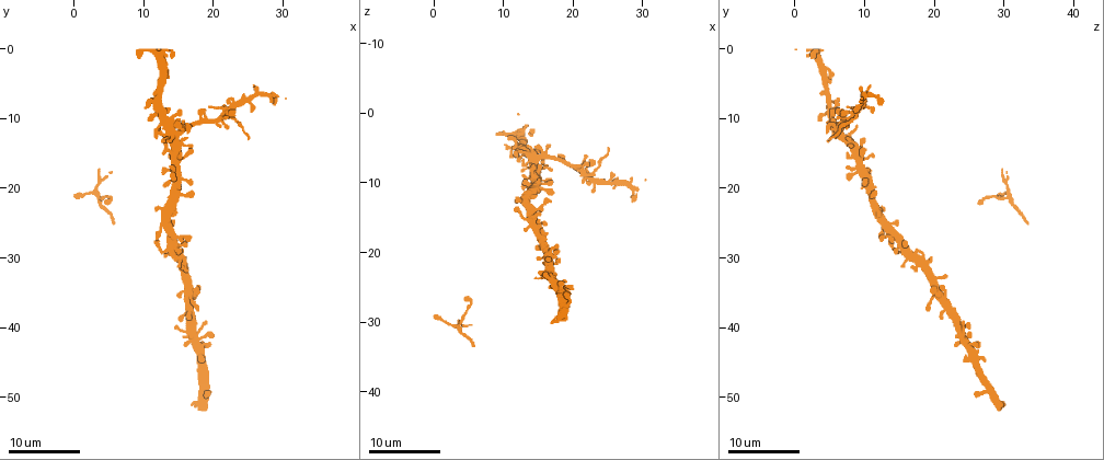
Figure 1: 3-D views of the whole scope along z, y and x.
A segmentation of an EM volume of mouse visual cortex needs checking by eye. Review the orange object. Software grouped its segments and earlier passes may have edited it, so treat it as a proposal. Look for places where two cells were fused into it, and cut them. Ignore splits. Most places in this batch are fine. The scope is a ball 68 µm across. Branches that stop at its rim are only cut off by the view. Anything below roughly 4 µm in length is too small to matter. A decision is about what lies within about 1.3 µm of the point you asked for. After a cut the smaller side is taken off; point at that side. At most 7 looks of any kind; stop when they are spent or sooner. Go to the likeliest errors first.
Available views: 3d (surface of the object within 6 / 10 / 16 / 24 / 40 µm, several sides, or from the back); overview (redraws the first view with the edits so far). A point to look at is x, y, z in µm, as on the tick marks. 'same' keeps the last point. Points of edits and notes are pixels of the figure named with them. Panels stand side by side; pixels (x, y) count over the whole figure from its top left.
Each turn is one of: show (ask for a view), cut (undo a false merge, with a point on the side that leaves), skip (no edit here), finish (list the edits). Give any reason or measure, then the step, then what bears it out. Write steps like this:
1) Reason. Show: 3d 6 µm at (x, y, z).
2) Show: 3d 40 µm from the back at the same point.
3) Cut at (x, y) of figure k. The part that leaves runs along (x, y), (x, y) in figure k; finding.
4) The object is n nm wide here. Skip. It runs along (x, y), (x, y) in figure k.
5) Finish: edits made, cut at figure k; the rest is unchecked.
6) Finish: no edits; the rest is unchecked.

Thin arm on a thick one. Show: 3d 24 µm at (22.0, 9.5, 8.5).

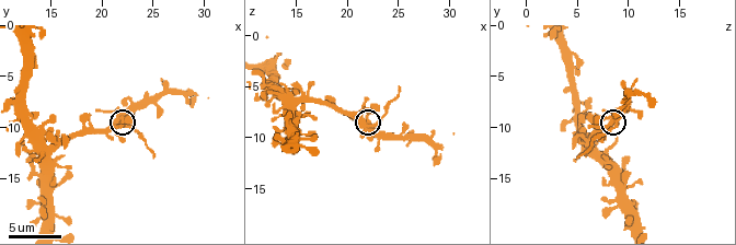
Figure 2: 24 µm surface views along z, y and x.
Show: 3d 6 µm at (22.2, 9.4, 8.8).

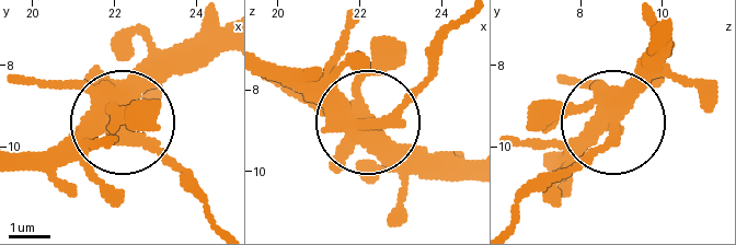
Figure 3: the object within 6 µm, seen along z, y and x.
Show: 3d 6 µm from the back at (22.25, 9.40, 8.90).

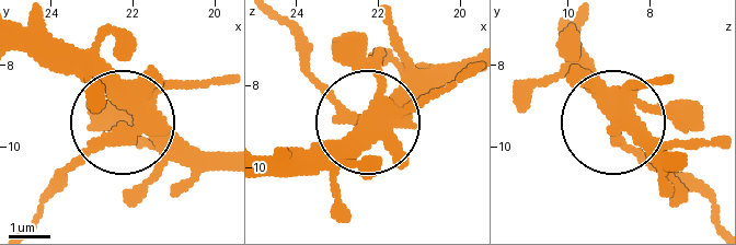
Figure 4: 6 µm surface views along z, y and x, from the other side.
5 arms meet here. Cut at (77, 164) of figure 4. The part that leaves runs along (123, 140), (75, 162), (32, 224) in figure 4; a second cell is stuck on.

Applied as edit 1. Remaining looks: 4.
Show: overview.

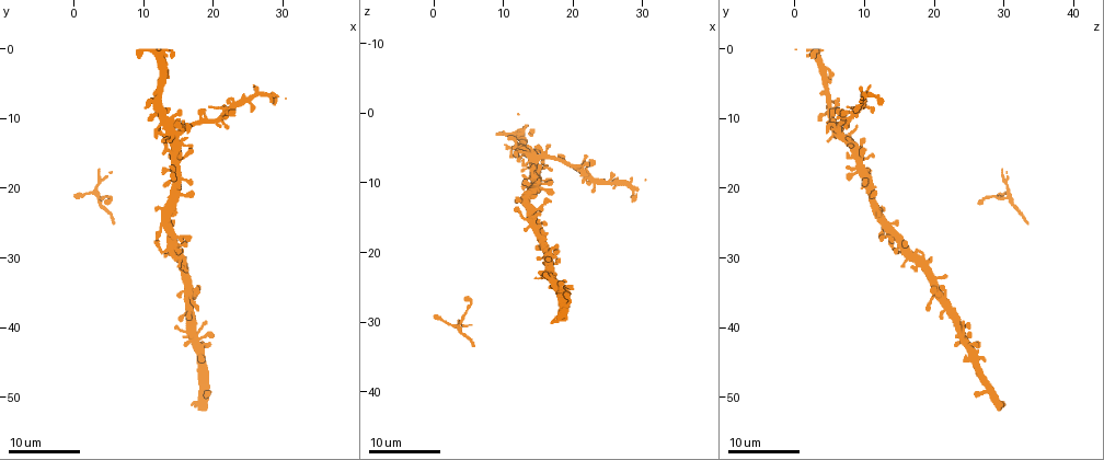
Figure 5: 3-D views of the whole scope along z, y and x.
Looks like a crossing. Show: 3d 24 µm at (15.5, 11.5, 5.5).

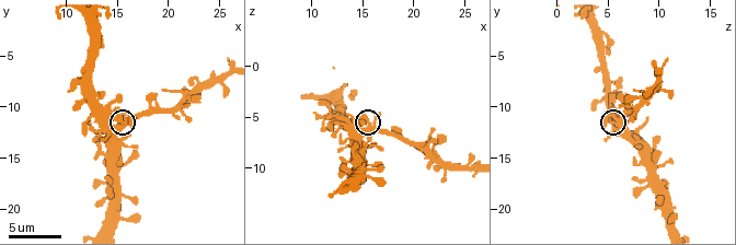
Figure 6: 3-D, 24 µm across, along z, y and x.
Show: 3d 10 µm at (15.4, 11.6, 5.6).

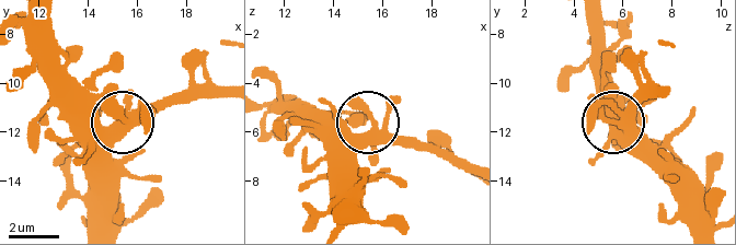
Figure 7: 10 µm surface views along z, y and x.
The object is 330 nm wide here. Skip. Continuous, no second cell.

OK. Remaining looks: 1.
Finish: edits made, cut at figure 4; the rest is unchecked.

